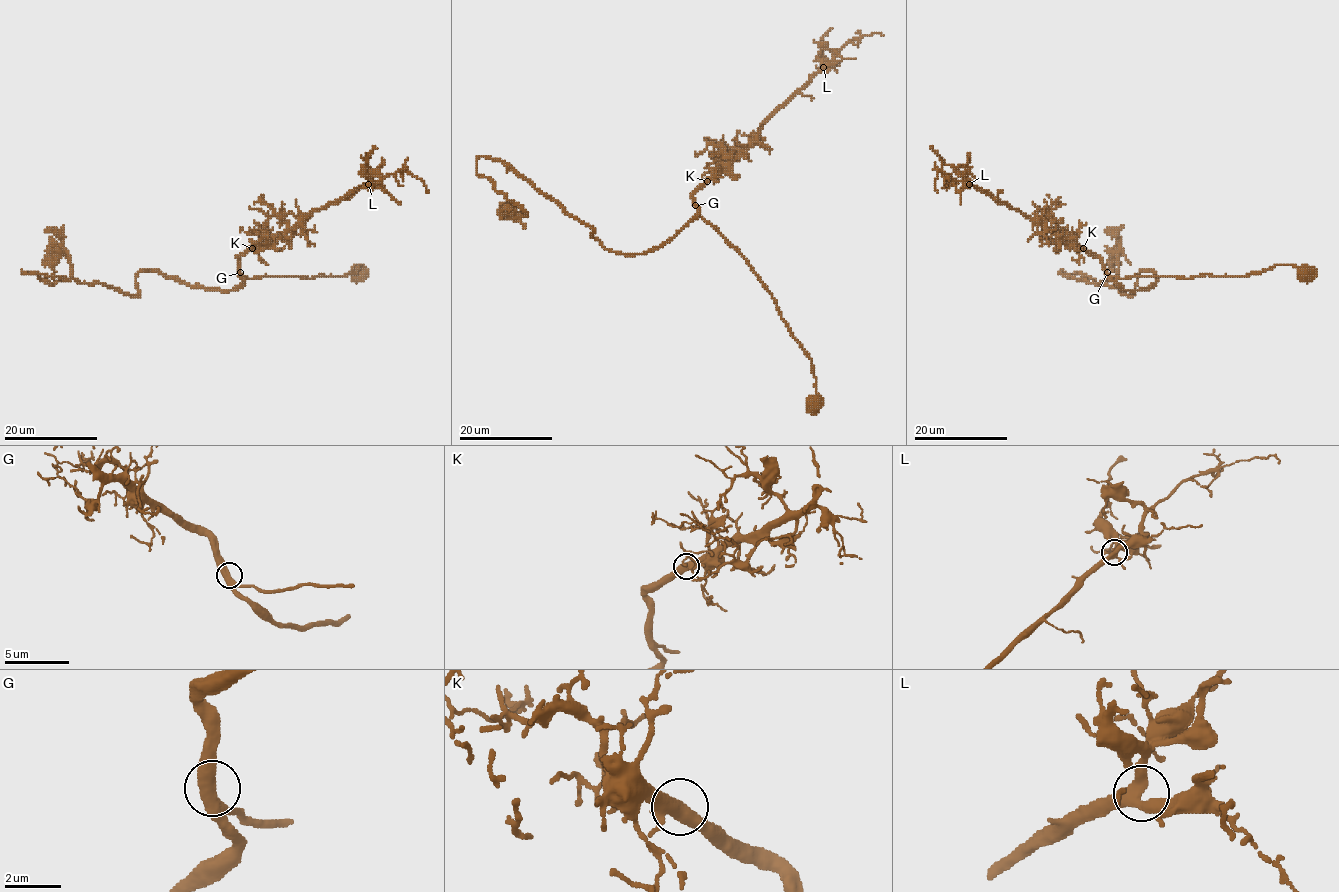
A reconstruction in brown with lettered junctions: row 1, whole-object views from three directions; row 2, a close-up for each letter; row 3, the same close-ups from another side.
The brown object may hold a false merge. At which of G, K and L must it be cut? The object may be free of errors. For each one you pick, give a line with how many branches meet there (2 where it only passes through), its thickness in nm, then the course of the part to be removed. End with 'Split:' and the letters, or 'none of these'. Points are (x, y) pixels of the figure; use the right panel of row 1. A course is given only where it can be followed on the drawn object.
Split: none of these

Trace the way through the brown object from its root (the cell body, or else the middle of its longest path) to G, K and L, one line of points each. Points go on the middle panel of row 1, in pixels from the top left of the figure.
G: (815, 404), (817, 386), (811, 359), (783, 319), (771, 293), (748, 261), (694, 206)
K: (815, 404), (817, 386), (811, 359), (783, 319), (771, 293), (748, 261), (694, 206), (693, 195), (707, 181)
L: (815, 404), (815, 376), (808, 354), (783, 319), (771, 293), (748, 261), (700, 215), (693, 195), (823, 67)

